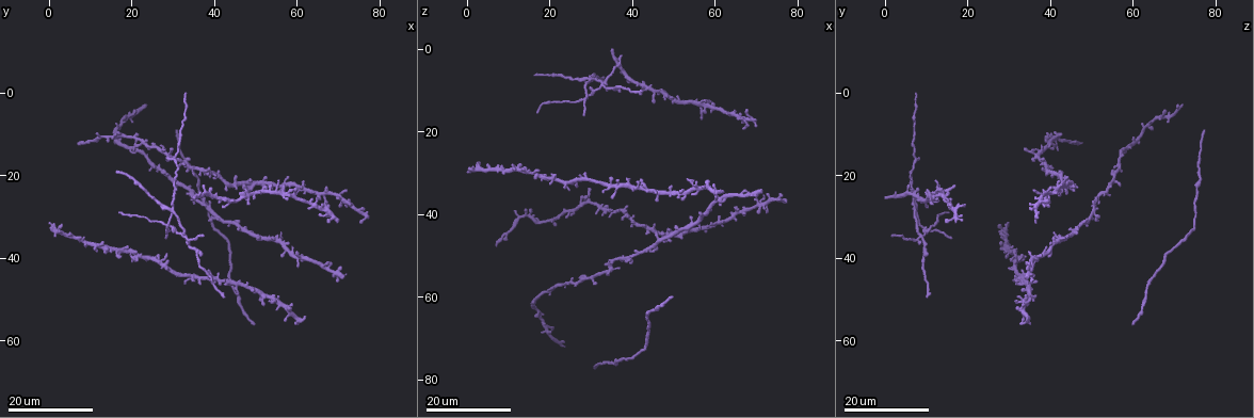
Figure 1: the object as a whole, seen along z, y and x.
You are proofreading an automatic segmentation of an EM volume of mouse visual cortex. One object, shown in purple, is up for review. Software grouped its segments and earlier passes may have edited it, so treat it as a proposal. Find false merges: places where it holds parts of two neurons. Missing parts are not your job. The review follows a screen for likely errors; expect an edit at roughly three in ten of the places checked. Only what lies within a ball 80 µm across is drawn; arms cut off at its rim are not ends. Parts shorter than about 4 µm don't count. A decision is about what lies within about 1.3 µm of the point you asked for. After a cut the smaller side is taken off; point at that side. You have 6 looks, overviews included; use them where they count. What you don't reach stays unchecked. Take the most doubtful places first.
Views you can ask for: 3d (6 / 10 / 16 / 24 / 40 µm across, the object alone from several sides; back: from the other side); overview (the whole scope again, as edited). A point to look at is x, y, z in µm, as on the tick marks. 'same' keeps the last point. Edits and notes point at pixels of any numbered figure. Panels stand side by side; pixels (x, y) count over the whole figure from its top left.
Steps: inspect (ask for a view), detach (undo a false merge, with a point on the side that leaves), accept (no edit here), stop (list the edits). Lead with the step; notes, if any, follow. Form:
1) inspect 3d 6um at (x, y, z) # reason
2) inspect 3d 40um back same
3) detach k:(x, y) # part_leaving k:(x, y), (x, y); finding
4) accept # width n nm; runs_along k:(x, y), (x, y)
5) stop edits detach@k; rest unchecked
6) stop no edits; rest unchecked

inspect 3d 16um at (32.5, 34.0, 8.5) # looks like a crossing

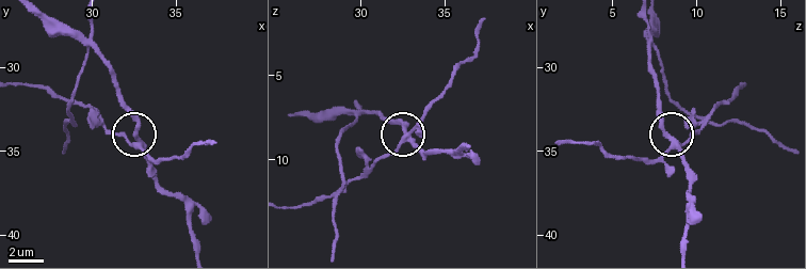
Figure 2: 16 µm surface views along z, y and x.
inspect 3d 10um at (32.8, 34.4, 8.4) # zoom in

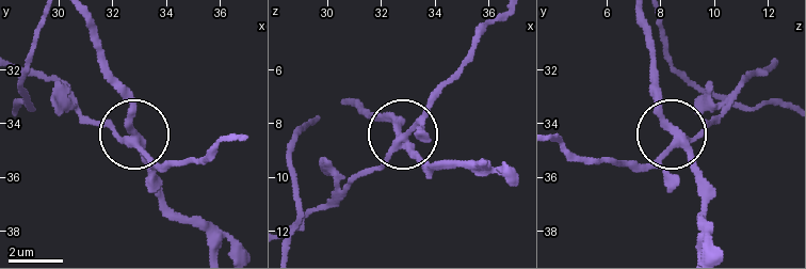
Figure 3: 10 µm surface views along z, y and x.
detach 3:(108, 126) # side_arm 19 um; two neurons meet here

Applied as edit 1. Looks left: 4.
inspect 3d 24um at (30.0, 28.5, 7.0) # four or more arms meet

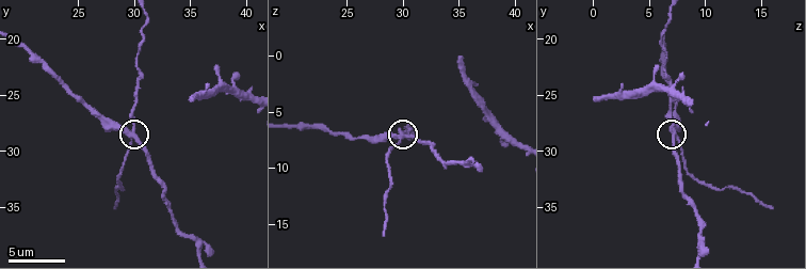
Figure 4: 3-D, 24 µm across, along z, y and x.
inspect 3d 6um at (29.8, 28.4, 7.2)

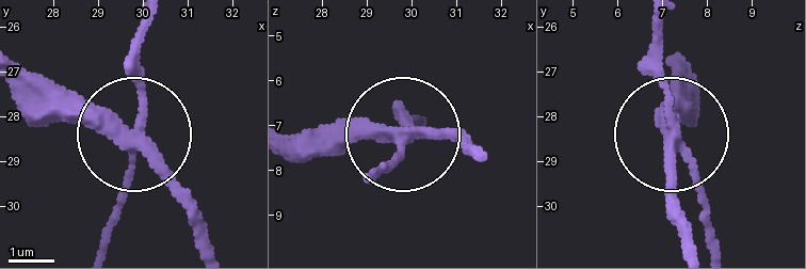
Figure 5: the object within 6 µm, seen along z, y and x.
detach 5:(132, 75) # side_arm 17 um; part_leaving 5:(133, 131), (144, 20); two neurons meet here

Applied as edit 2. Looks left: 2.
inspect 3d 24um at (73.5, 27.0, 35.5)

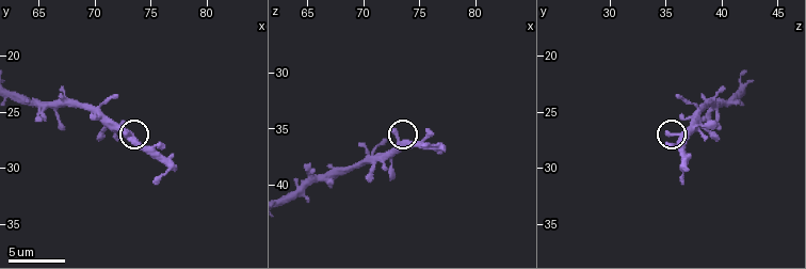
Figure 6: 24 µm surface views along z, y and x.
inspect 3d 10um at (73.2, 27.0, 35.8)

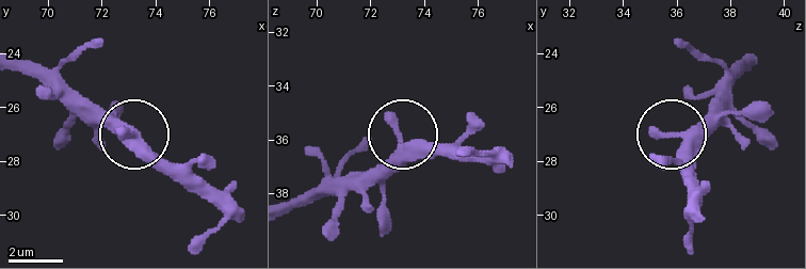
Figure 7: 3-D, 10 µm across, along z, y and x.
accept # runs_along 7:(17, 68), (93, 104), (187, 190); all the same neuron

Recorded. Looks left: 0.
stop edits detach@3, detach@5; rest unchecked

